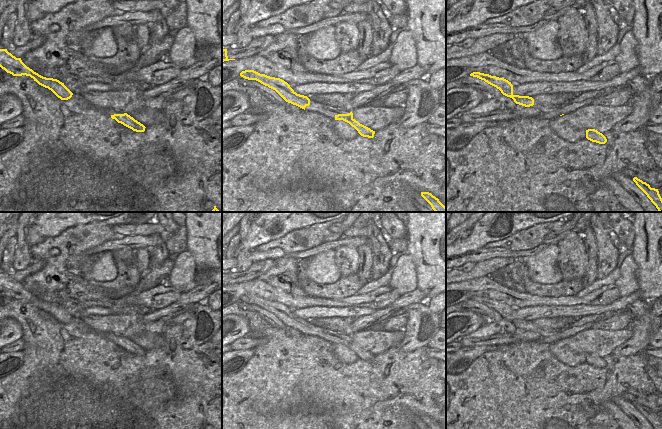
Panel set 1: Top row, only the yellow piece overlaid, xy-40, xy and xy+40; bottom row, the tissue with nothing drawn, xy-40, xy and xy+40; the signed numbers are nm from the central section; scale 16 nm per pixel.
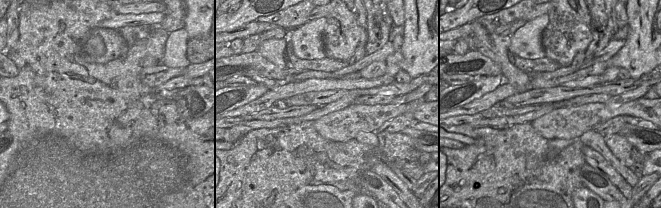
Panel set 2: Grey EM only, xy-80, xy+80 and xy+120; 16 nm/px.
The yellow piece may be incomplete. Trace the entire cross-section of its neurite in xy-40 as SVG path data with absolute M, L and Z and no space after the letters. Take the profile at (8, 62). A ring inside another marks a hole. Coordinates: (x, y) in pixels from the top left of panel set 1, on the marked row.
M0 49L0 67L13 76L30 76L39 85L51 90L61 100L68 100L73 95L73 93L64 85L64 83L57 79L46 78L39 75L27 67L22 62L21 58L16 58L9 53L7 49Z

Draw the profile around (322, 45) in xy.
M327 26L312 32L307 53L318 60L332 60L338 57L341 49L335 37L335 26Z

